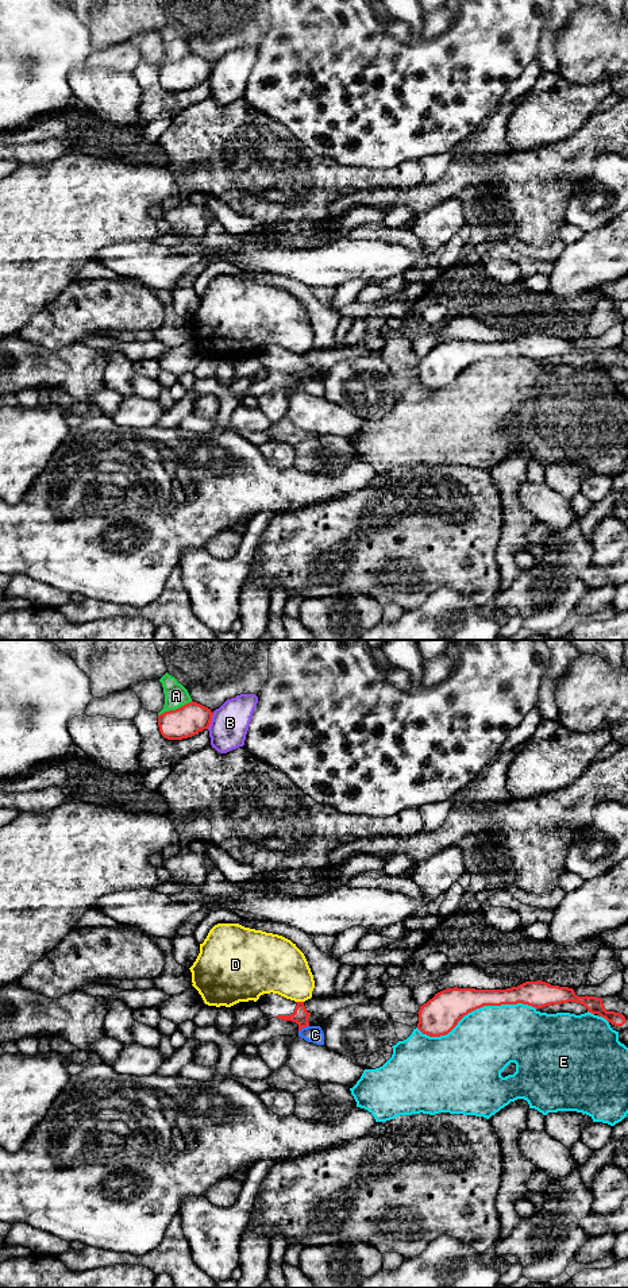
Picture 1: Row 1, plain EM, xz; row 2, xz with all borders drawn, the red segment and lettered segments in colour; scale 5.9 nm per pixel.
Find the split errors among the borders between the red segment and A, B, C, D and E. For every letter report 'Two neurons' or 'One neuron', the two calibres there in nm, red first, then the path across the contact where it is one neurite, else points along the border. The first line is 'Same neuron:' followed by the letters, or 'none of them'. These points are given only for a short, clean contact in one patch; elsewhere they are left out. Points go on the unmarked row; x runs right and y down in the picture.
Same neuron: none of them
A: Two neurons. Thickness 190 nm (red) against 140 nm
B: Two neurons. Thickness 190 nm (red) against 220 nm
C: Two neurons. Thickness 90 nm (red) against 100 nm. Boundary: xz (308, 377), (299, 384)
D: Two neurons. Thickness 90 nm (red) against 320 nm
E: Two neurons. Thickness 220 nm (red) against 400 nm

